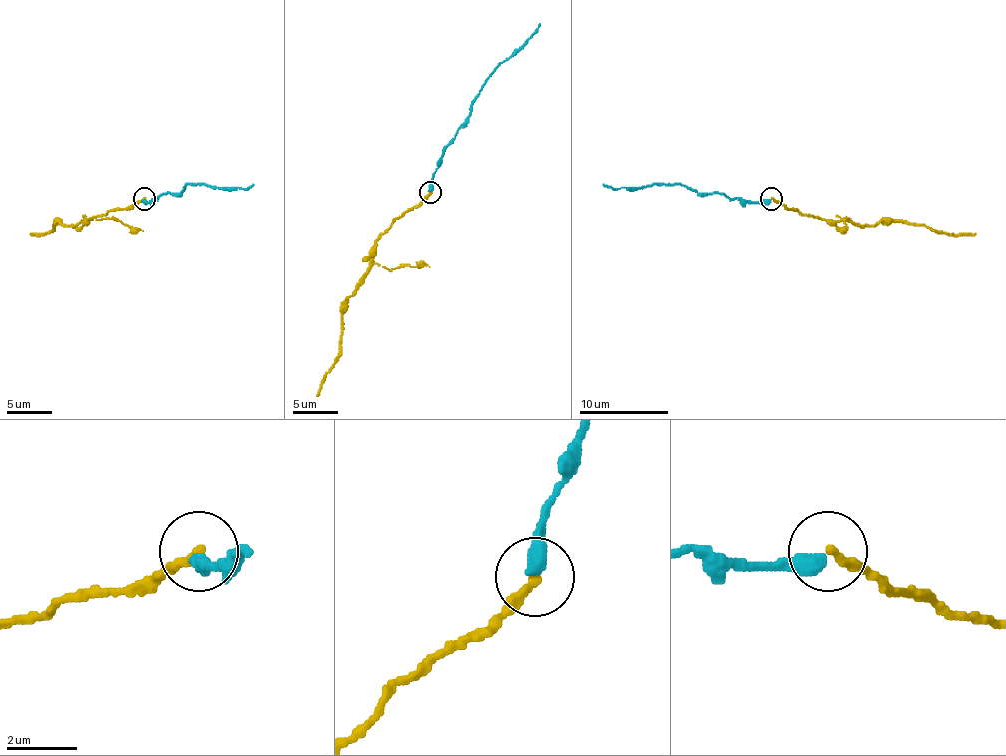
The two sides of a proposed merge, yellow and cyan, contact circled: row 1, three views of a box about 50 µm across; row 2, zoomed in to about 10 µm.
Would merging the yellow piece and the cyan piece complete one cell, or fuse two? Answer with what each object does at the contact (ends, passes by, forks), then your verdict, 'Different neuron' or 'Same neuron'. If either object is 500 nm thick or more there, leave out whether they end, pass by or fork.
At the ring yellow ends. At the ring cyan ends. Same neuron

